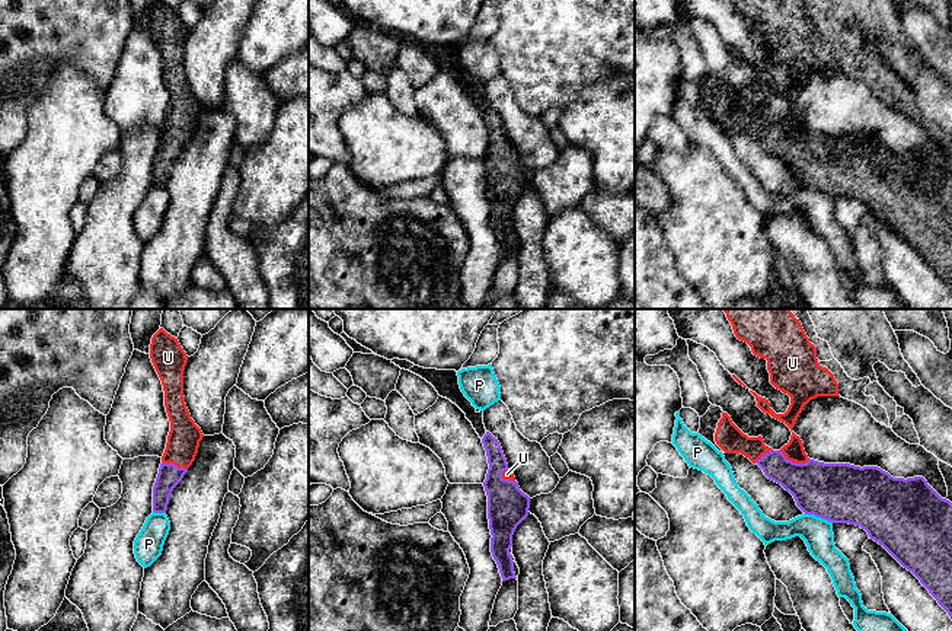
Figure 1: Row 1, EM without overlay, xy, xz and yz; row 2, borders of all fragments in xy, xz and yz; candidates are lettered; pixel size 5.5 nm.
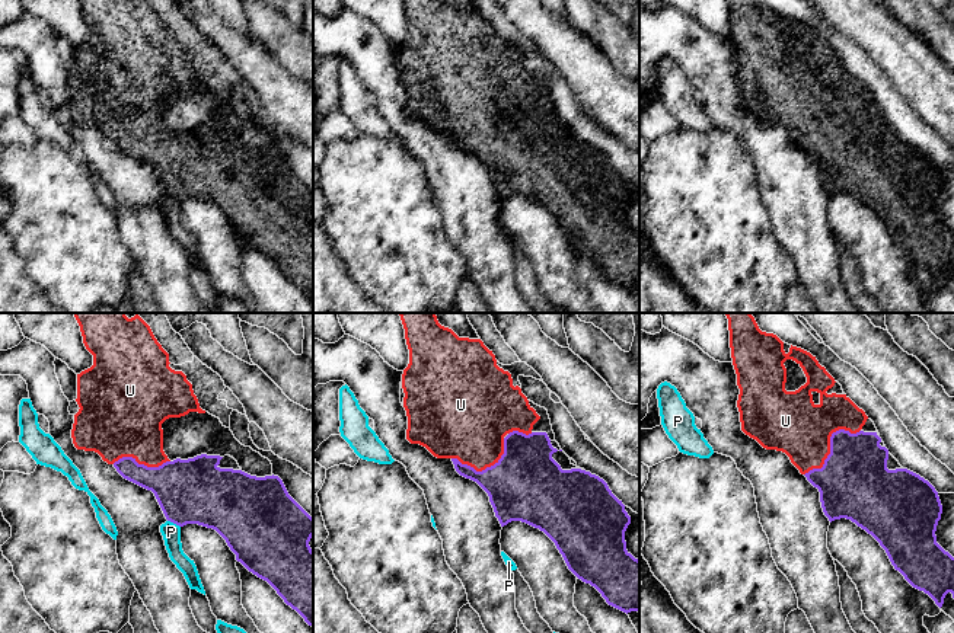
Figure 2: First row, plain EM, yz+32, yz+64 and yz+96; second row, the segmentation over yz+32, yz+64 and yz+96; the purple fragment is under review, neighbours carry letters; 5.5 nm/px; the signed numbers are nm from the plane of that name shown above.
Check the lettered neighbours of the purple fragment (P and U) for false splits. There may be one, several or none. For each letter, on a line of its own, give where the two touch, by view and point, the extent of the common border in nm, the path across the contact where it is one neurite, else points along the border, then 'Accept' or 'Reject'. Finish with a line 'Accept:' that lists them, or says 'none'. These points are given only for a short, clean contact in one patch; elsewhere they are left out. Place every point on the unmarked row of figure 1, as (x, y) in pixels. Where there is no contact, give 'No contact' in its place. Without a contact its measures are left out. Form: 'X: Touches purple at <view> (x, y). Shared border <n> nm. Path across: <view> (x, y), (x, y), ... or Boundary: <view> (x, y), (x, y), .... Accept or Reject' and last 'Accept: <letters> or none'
P: Touches purple at yz (818, 190). Shared border 160 nm. Boundary: yz (805, 187), (824, 191), (831, 197). Reject
U: Touches purple at yz (794, 136). Shared border 190 nm. Accept
Accept: U

